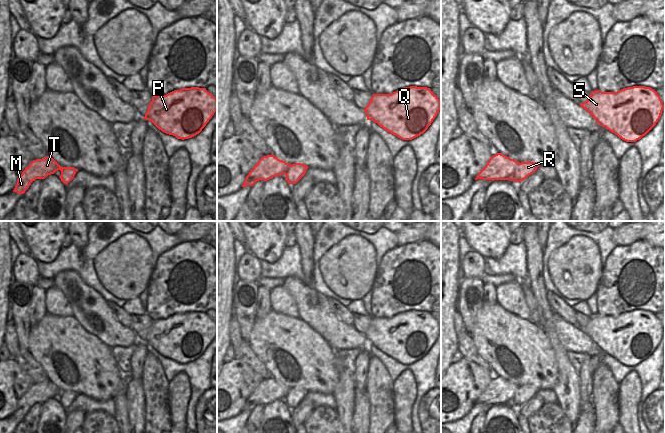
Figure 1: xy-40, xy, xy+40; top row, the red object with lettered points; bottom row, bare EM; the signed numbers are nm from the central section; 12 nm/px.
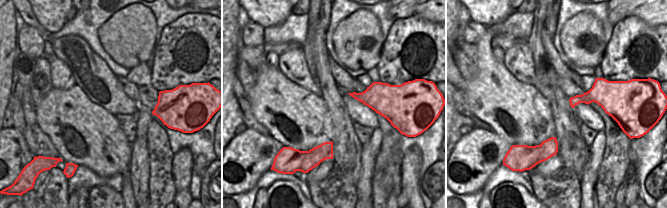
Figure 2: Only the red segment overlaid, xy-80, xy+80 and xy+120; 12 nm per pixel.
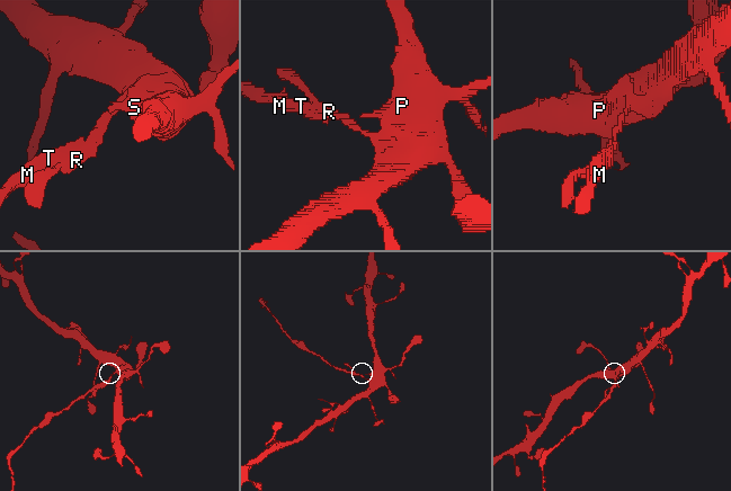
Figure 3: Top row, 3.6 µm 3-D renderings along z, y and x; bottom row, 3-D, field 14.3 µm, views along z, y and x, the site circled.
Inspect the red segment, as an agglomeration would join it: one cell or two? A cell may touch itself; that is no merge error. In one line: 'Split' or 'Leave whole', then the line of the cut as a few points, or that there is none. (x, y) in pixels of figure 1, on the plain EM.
Split. Split along xy+40 (520, 387), (513, 399), (507, 403)

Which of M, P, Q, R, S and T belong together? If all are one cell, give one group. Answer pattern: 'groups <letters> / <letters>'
groups M T / P Q R S

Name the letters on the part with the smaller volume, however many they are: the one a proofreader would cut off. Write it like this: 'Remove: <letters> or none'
Remove: M, T

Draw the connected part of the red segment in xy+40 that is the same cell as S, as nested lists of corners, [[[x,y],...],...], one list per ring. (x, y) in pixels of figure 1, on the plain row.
[[[645,310],[617,316],[592,315],[580,330],[595,345],[626,366],[636,366],[658,346],[664,328],[657,316]]]

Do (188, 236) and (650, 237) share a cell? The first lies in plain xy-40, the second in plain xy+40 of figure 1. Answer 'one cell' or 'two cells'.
two cells

